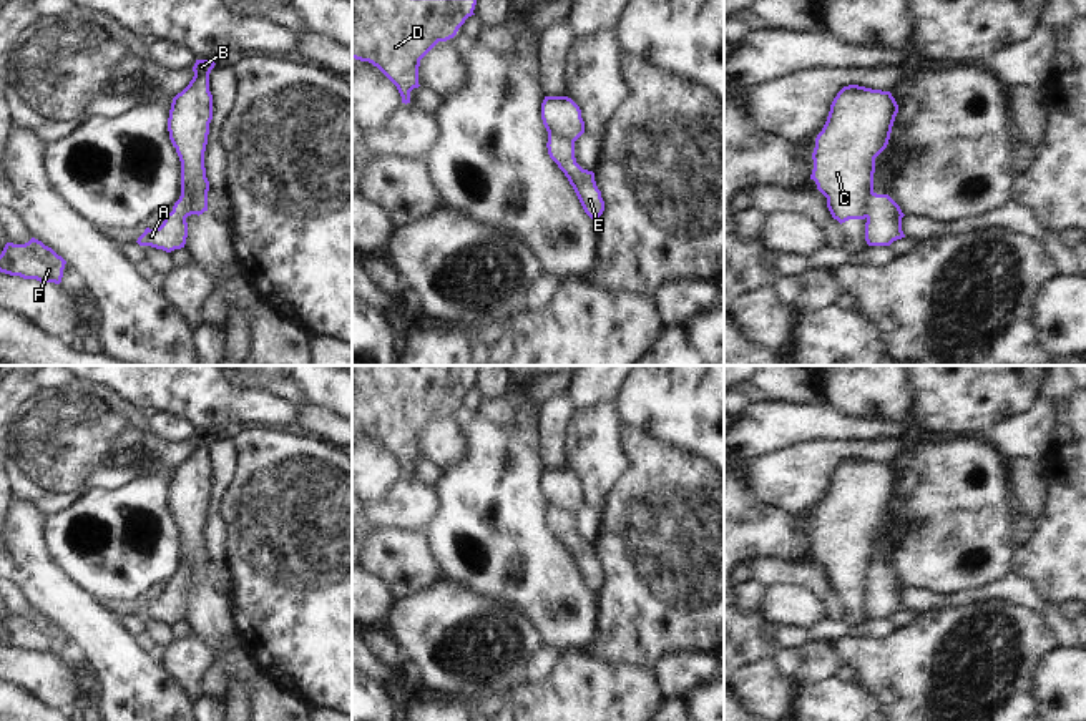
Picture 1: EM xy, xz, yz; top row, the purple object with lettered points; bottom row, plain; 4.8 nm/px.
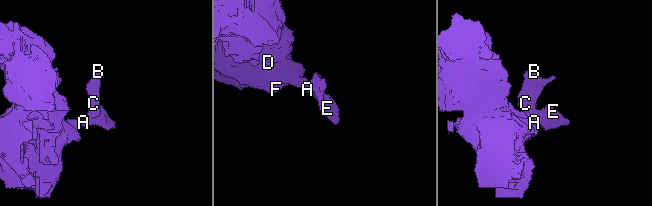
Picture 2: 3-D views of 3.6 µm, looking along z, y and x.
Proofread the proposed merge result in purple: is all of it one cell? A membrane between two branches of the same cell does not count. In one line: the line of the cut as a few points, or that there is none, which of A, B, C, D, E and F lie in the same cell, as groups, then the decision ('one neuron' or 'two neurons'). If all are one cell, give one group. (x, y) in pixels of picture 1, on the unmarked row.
cut in xy along (180, 568), (186, 572), (186, 578), (195, 585); A D E F / B C; two neurons

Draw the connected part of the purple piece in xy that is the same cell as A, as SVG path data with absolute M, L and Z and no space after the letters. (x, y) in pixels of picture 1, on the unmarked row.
M179 570L171 585L166 585L166 590L159 600L149 601L138 610L139 618L151 618L171 625L181 621L186 616L188 610L188 595L186 590L194 586L193 581L186 580L186 570Z

